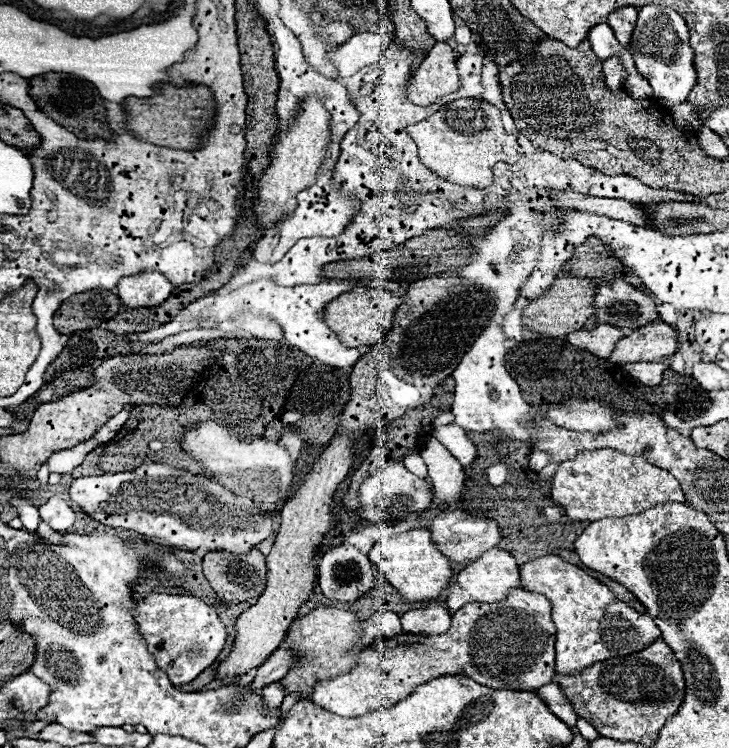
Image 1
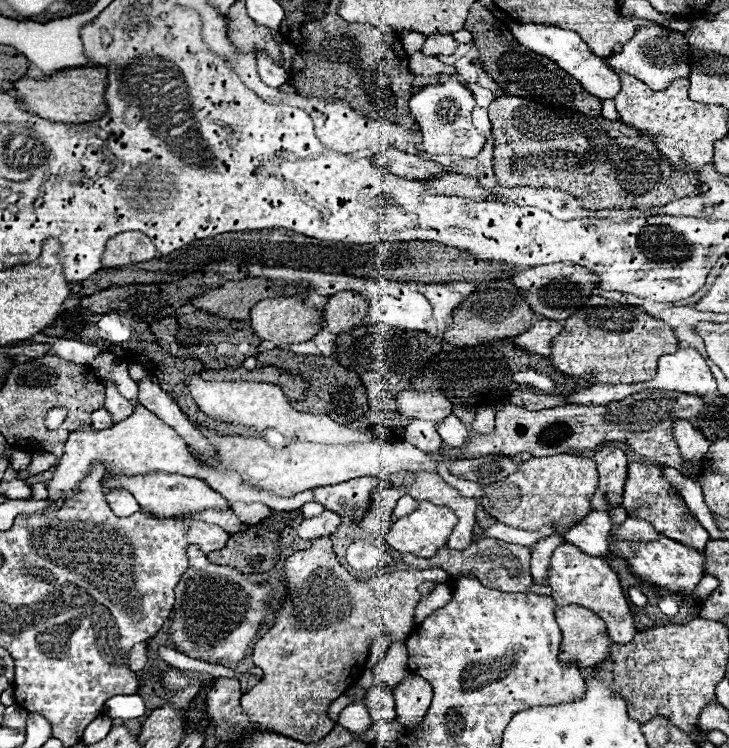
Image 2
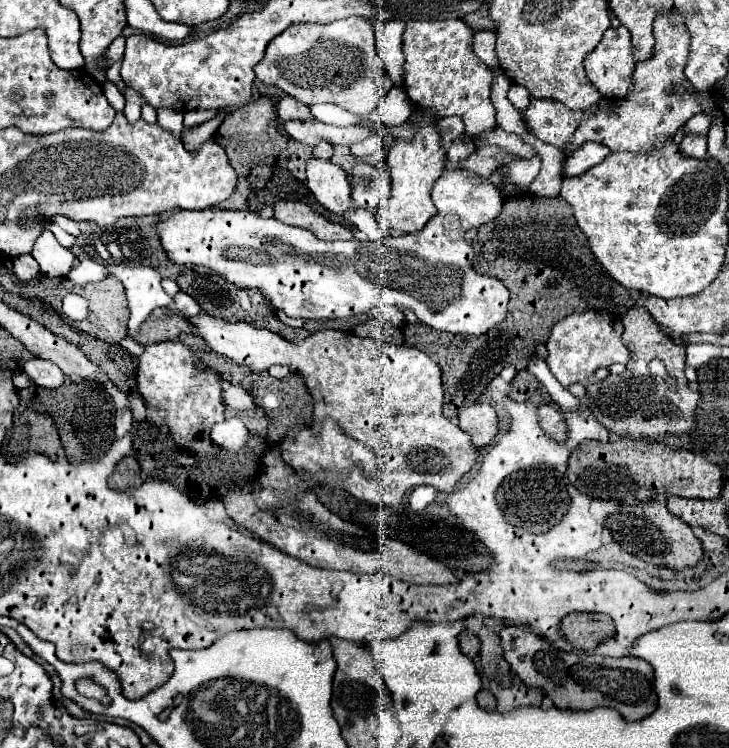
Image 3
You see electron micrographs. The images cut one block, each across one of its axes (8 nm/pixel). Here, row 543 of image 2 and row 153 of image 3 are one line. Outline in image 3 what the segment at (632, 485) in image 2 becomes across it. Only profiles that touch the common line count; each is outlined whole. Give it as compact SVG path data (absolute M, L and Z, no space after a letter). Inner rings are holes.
M684 136L682 144L680 144L680 152L684 156L690 156L690 158L706 158L706 138L702 136Z

